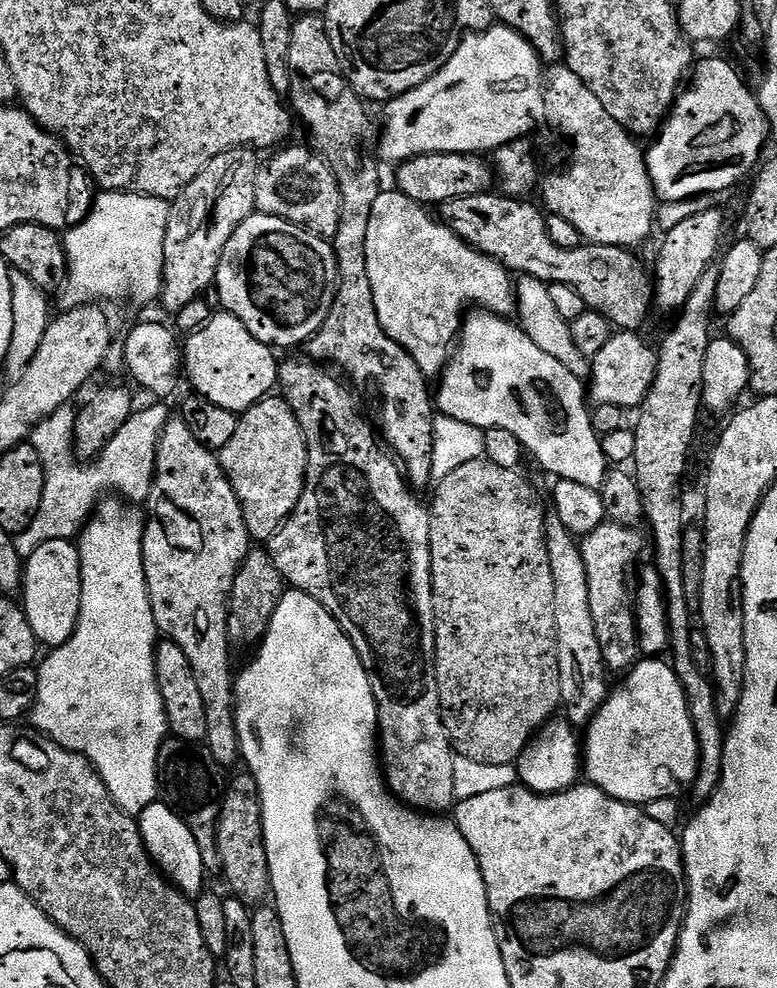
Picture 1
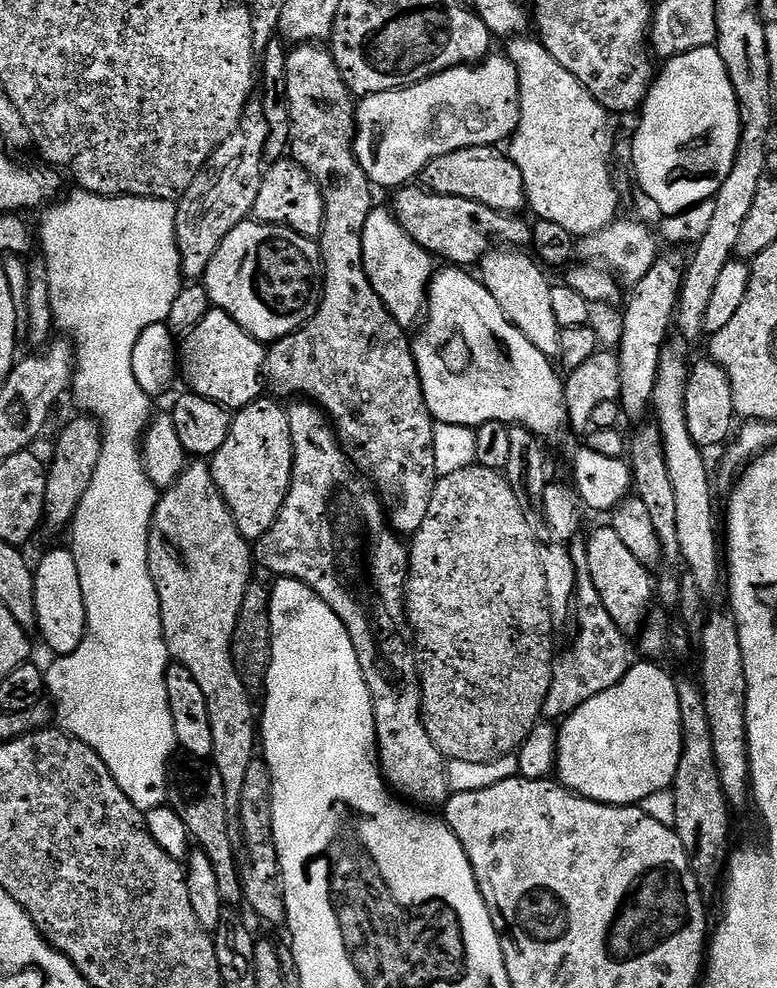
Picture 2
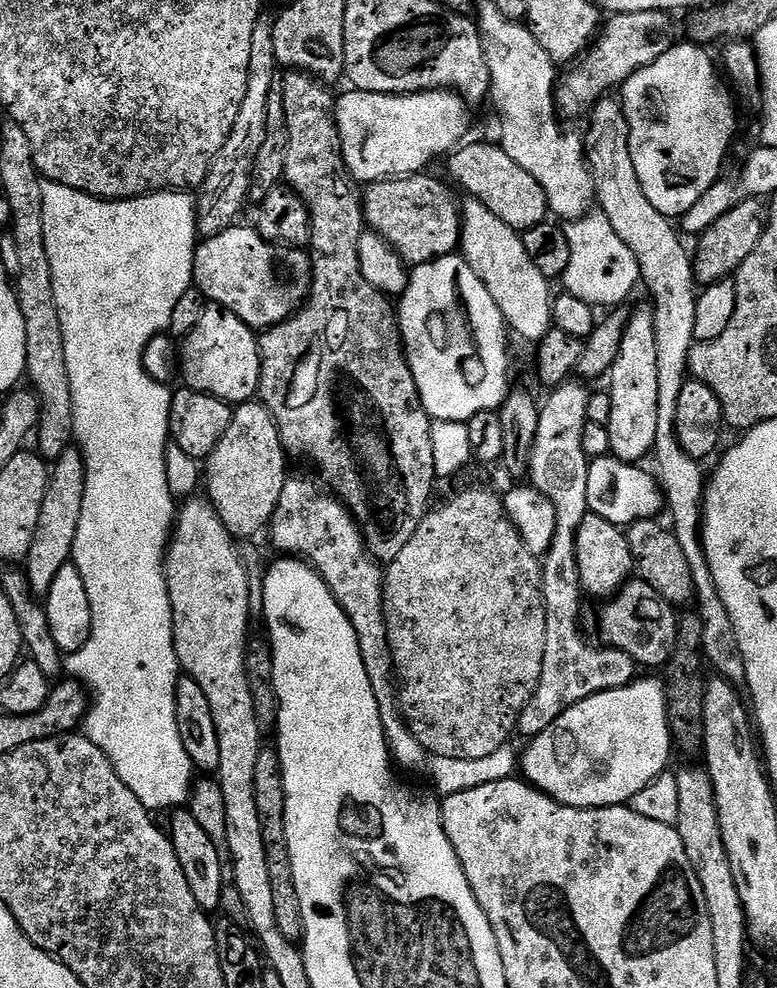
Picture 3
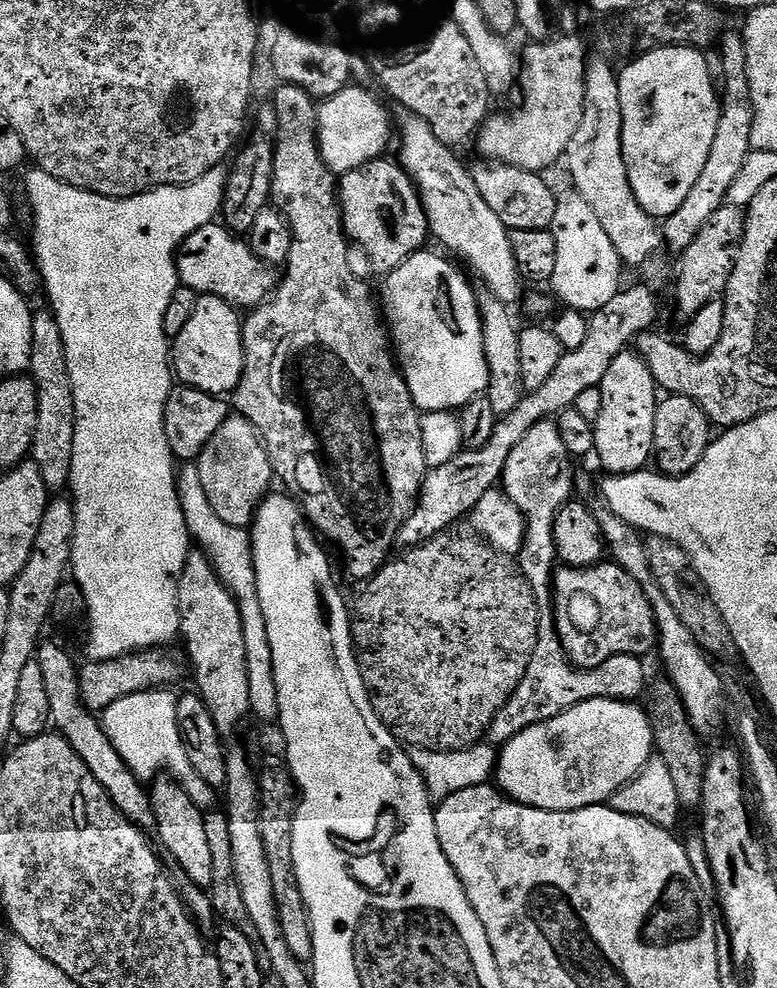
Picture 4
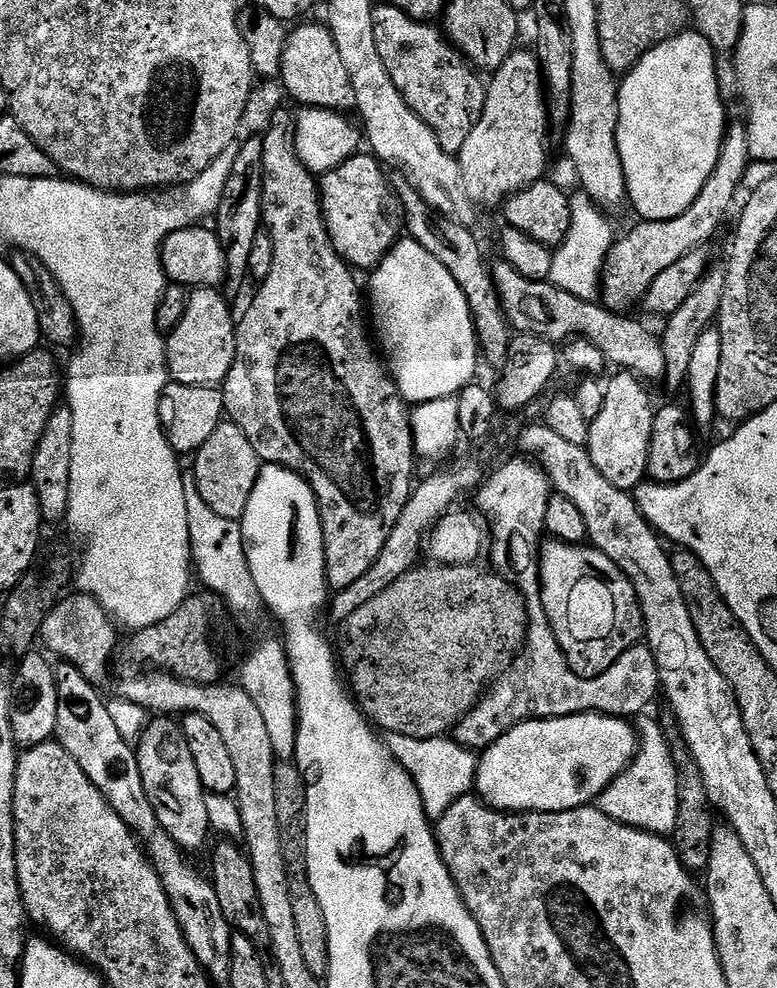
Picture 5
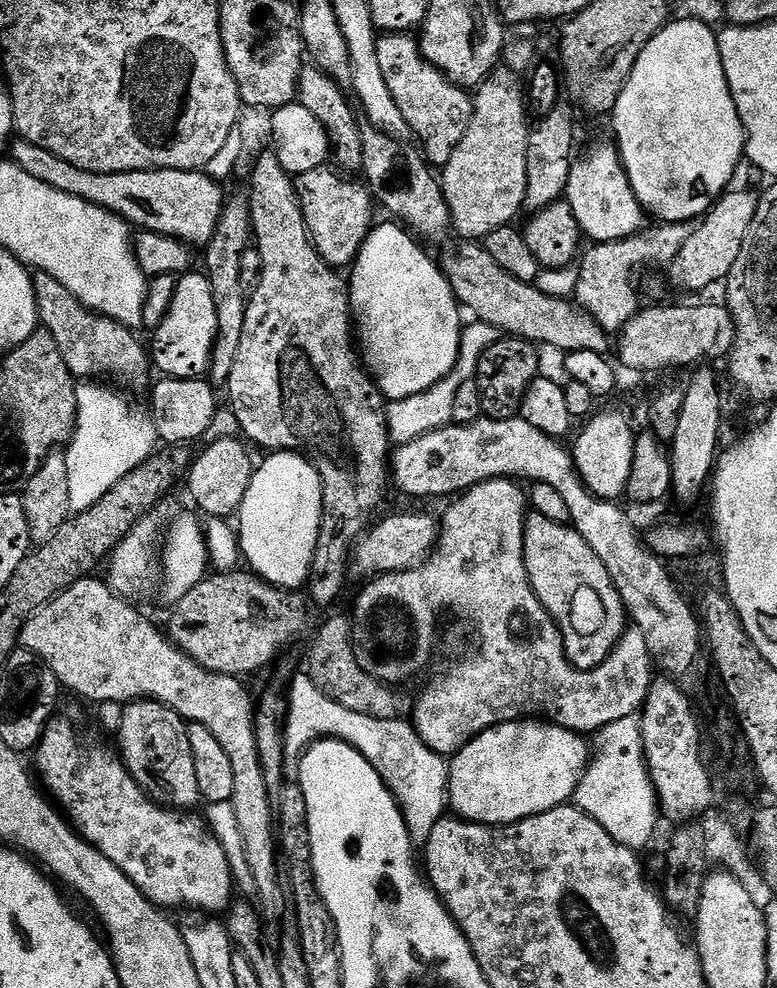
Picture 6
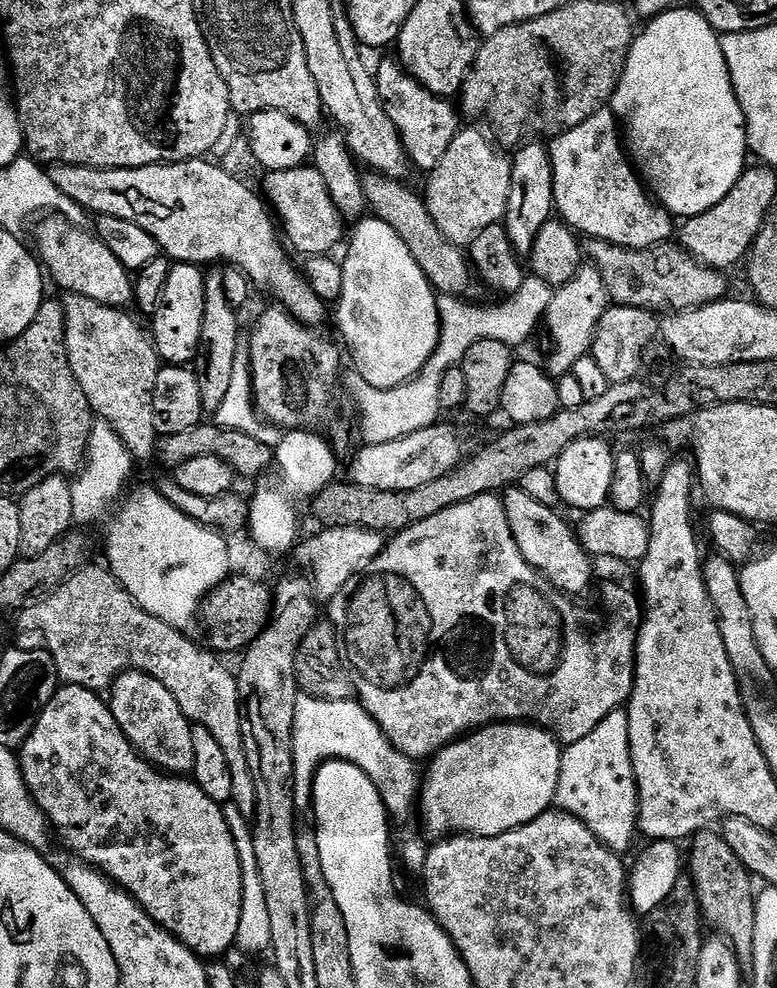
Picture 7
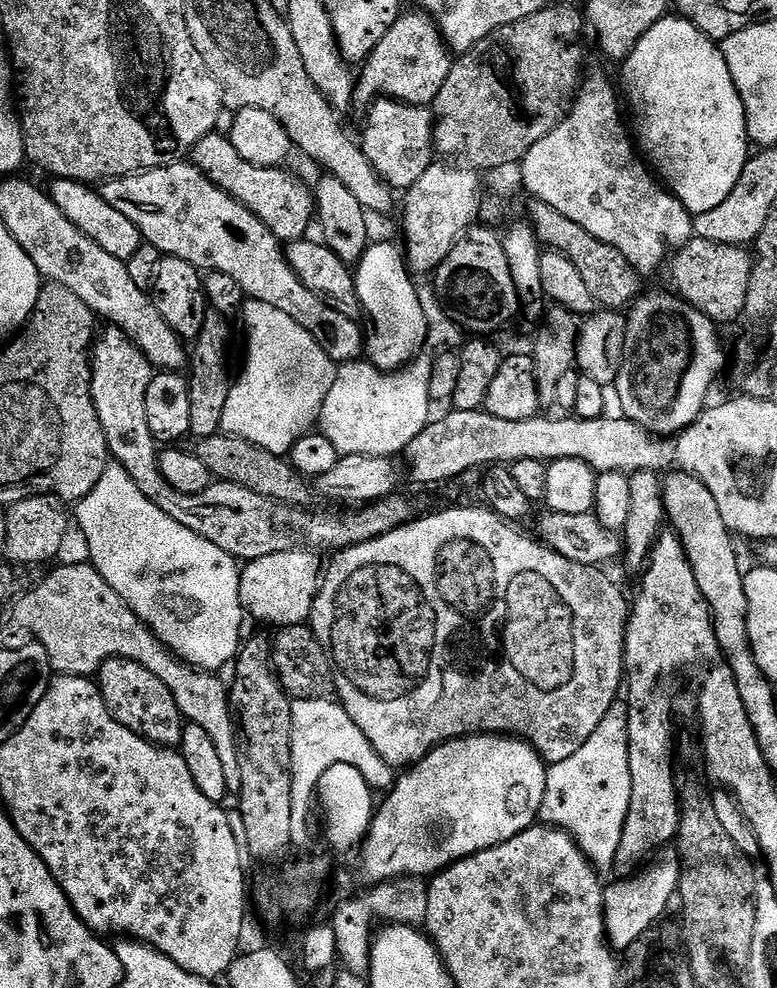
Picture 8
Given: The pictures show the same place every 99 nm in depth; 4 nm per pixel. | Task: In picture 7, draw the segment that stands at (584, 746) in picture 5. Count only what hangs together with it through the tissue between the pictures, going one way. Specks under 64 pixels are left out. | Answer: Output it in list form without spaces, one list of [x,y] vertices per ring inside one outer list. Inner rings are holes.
[[[505,722],[475,732],[441,748],[431,757],[418,797],[418,816],[424,819],[423,831],[432,838],[453,834],[497,836],[529,824],[553,807],[560,777],[561,745],[551,732],[531,722]]]

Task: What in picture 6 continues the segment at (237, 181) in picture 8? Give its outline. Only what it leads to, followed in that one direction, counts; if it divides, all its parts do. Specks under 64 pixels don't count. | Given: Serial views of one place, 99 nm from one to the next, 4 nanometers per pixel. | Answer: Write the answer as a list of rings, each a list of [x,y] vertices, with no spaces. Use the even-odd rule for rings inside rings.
[[[328,166],[310,170],[294,180],[296,199],[300,201],[300,208],[304,212],[312,244],[320,257],[337,270],[343,269],[343,264],[348,266],[355,261],[360,247],[374,227],[374,197],[363,183],[355,184],[352,180],[355,179],[345,178]]]

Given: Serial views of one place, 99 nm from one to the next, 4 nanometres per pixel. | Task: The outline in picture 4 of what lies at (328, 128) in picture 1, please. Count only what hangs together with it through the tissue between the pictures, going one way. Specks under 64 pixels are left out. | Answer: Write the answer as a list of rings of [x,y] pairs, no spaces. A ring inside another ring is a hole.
[[[281,83],[279,87],[280,89],[277,92],[275,89],[274,92],[274,100],[276,96],[274,107],[278,114],[278,136],[276,137],[276,153],[274,154],[272,200],[282,205],[284,216],[290,222],[292,245],[290,246],[290,258],[283,269],[282,279],[279,281],[274,295],[260,307],[251,309],[243,321],[244,377],[241,378],[240,385],[236,387],[234,393],[234,399],[236,399],[236,404],[234,400],[234,408],[239,415],[245,416],[253,424],[258,430],[258,434],[263,438],[275,479],[279,483],[281,480],[286,487],[297,488],[301,492],[298,500],[313,529],[325,541],[333,540],[336,543],[337,550],[344,555],[344,568],[354,579],[367,582],[388,563],[393,555],[392,547],[397,547],[402,526],[416,509],[416,501],[420,499],[420,487],[424,485],[424,478],[430,471],[422,440],[422,422],[420,421],[422,413],[410,394],[408,383],[404,380],[404,373],[400,371],[400,365],[394,355],[390,332],[386,327],[386,320],[382,315],[382,308],[377,297],[375,300],[371,290],[368,289],[369,285],[360,280],[358,274],[354,274],[350,270],[350,258],[348,257],[350,241],[344,230],[344,213],[340,211],[338,176],[326,166],[320,153],[320,142],[316,138],[318,130],[317,101],[308,92],[293,84]]]

